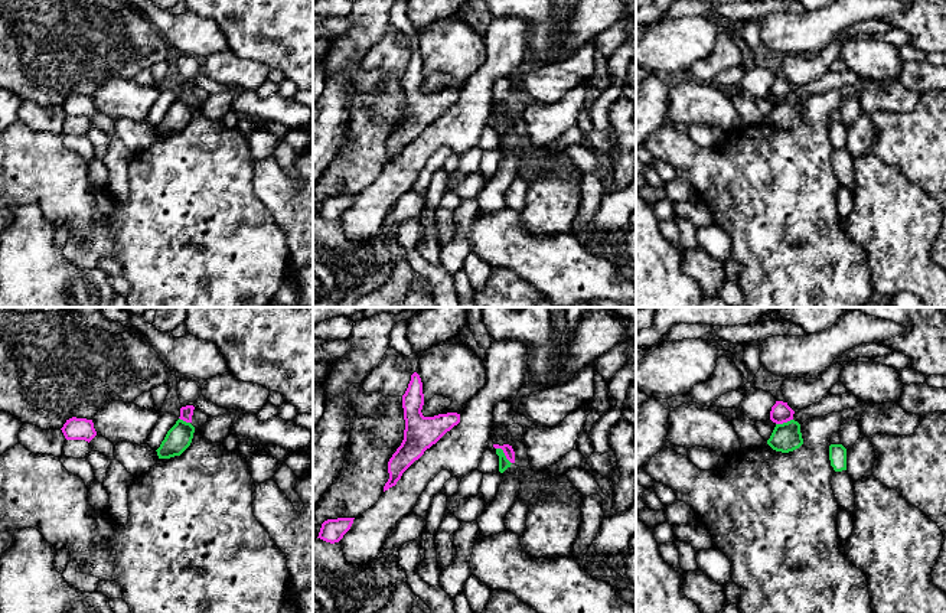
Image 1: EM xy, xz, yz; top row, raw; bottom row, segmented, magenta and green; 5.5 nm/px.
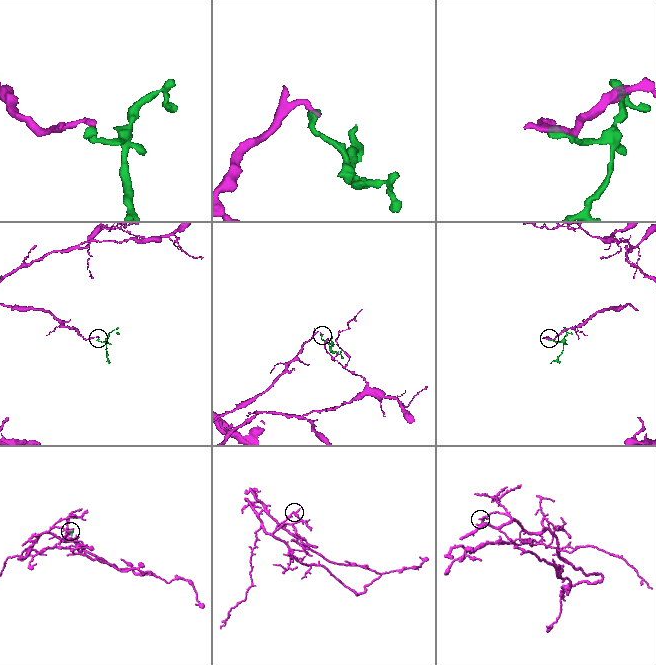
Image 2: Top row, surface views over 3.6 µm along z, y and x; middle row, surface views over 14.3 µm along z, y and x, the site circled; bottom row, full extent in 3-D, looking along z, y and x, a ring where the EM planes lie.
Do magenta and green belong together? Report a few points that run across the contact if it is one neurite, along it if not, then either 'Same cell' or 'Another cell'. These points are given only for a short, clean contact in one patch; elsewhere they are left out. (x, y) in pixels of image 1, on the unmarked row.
Line: xz (496, 124), (502, 127), (511, 140). Another cell

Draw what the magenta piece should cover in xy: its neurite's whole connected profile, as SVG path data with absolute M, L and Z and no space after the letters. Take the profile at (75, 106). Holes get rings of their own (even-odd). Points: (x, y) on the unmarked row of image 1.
M72 94L66 97L61 107L66 117L85 117L89 120L97 113L92 97L87 95Z

